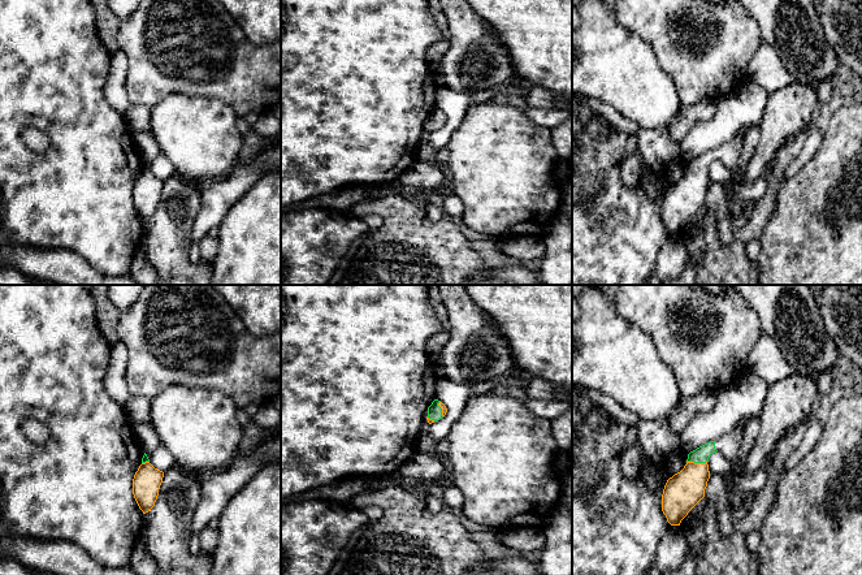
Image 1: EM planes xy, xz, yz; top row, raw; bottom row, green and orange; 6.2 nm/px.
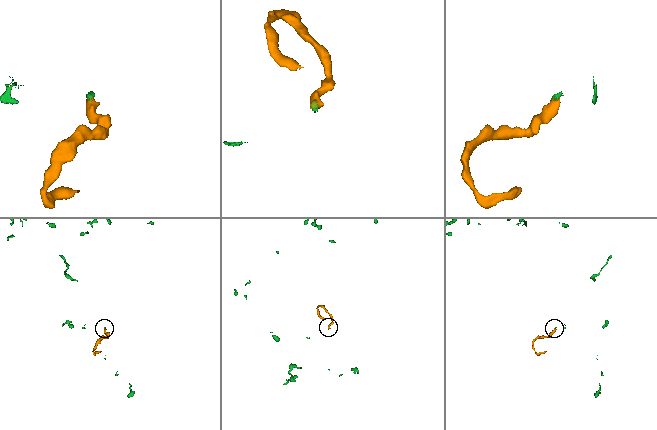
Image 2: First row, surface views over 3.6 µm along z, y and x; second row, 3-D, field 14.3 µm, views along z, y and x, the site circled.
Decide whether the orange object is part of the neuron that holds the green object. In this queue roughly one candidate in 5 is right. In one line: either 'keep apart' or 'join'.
join

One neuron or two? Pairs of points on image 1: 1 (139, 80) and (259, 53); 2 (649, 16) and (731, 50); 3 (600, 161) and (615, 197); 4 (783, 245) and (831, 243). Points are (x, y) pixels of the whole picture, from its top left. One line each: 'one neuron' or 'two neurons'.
1: one neuron
2: one neuron
3: two neurons
4: one neuron

